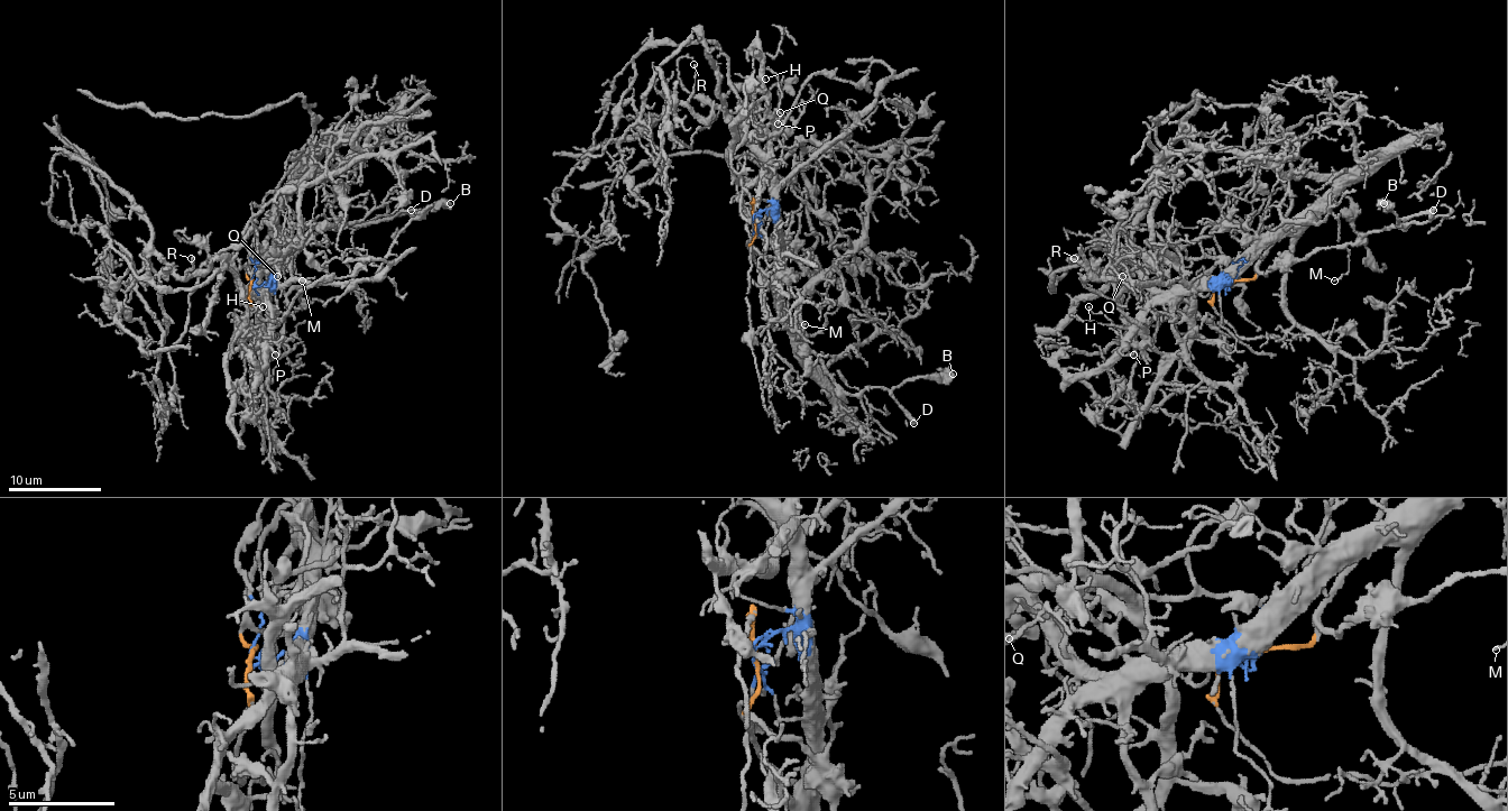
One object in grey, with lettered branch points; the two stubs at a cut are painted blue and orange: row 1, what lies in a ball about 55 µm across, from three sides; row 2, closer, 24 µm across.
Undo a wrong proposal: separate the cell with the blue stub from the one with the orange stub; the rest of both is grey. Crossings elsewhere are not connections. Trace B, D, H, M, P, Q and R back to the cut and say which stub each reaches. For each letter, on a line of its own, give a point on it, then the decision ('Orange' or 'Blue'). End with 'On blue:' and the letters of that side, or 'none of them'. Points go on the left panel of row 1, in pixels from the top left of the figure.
B: Place: (450, 203). Orange
D: Place: (411, 210). Orange
H: Place: (263, 306). Blue
M: Place: (302, 280). Orange
P: Place: (275, 355). Blue
Q: Place: (277, 276). Blue
R: Place: (191, 258). Blue
On blue: H, P, Q, R

